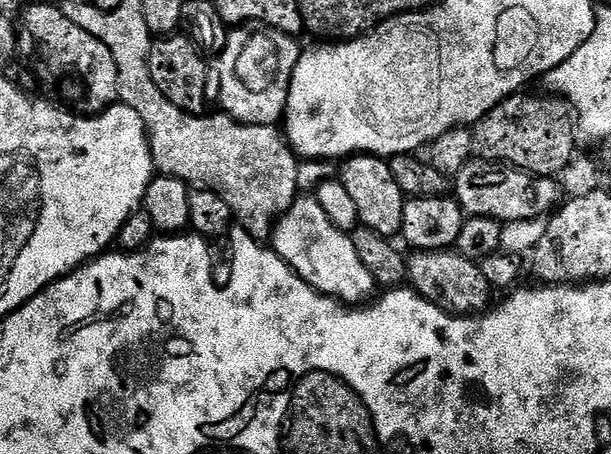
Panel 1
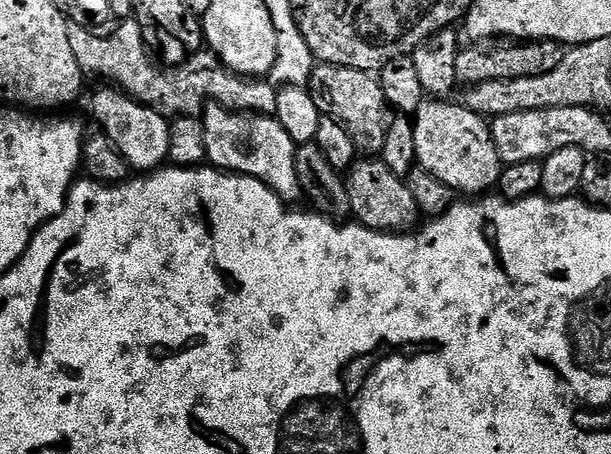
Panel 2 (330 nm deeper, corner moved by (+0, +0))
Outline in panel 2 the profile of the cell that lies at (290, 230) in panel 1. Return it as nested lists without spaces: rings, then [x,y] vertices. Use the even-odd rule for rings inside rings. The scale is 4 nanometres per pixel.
[[[215,102],[204,105],[199,119],[206,134],[207,163],[211,167],[261,180],[285,202],[301,199],[296,173],[298,145],[292,141],[290,134],[286,134],[279,120],[268,114],[234,114],[233,109]]]

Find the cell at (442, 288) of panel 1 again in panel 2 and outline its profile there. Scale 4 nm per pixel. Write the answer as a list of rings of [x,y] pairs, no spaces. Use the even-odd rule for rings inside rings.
[[[357,159],[346,173],[346,183],[355,223],[362,224],[375,232],[401,234],[417,227],[416,219],[421,219],[422,216],[418,210],[418,202],[414,202],[414,194],[410,194],[405,177],[395,176],[390,166],[384,164],[383,159]]]

